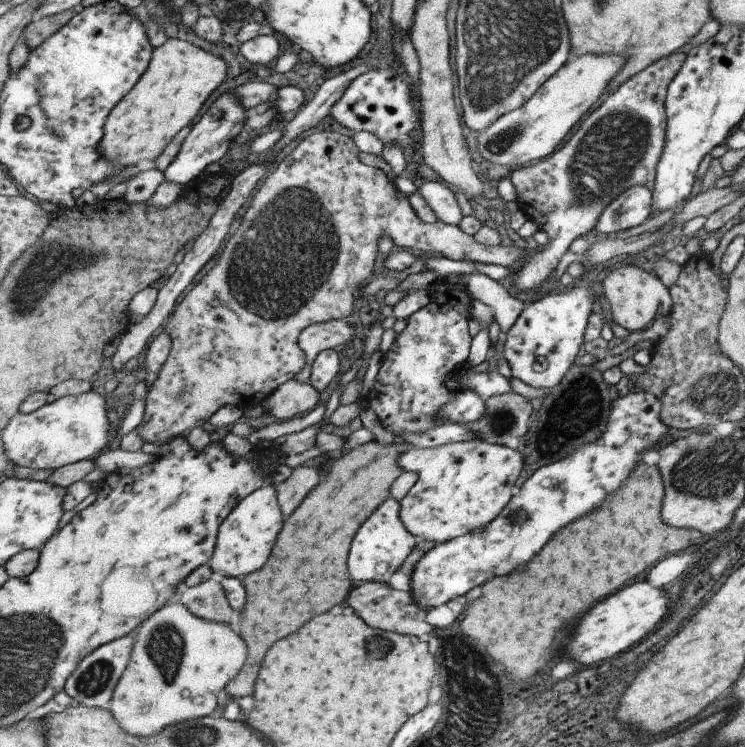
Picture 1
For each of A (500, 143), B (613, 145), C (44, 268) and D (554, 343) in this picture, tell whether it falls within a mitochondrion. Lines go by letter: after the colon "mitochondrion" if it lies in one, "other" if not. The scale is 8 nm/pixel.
A: mitochondrion
B: mitochondrion
C: mitochondrion
D: other

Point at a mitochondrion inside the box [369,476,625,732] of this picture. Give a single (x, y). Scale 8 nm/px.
(461, 666)

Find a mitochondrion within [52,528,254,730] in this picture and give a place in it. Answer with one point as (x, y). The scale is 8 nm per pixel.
(166, 642)

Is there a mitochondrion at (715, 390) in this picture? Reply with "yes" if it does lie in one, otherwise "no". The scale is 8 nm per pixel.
yes

